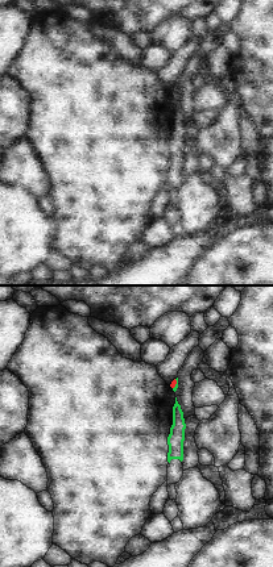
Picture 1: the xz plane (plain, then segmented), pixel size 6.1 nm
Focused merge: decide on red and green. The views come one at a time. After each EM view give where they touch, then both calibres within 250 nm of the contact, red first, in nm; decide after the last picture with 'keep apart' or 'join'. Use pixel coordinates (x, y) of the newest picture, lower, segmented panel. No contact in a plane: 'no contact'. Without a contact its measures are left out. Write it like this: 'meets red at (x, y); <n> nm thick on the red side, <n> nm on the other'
meets red at (176, 383); 30 nm thick on the red side, 20 nm on the other

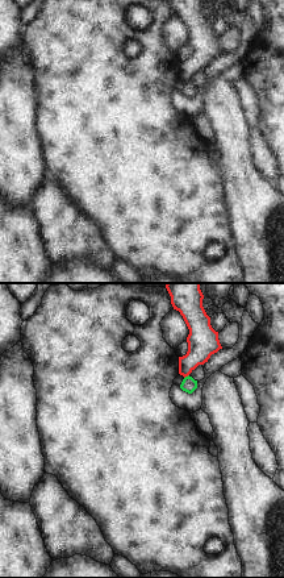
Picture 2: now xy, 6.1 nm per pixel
meets red at (186, 375); 190 nm thick on the red side, 90 nm on the other

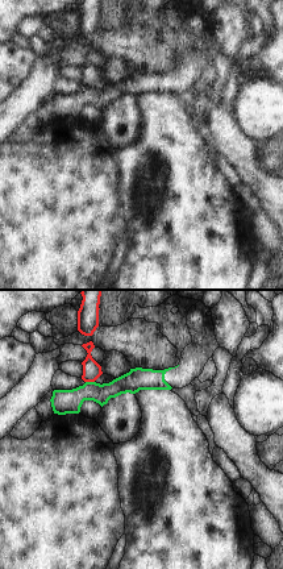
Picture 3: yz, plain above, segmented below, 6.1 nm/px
meets red at (90, 381); 110 nm thick on the red side, 150 nm on the other

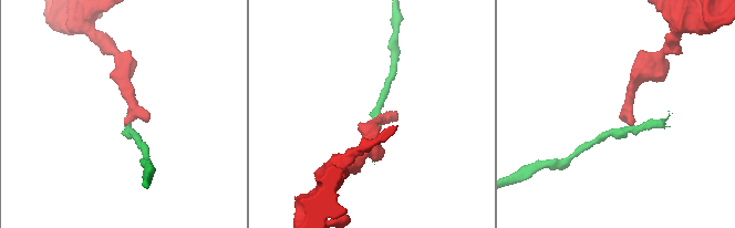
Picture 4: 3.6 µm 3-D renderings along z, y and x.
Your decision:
keep apart

